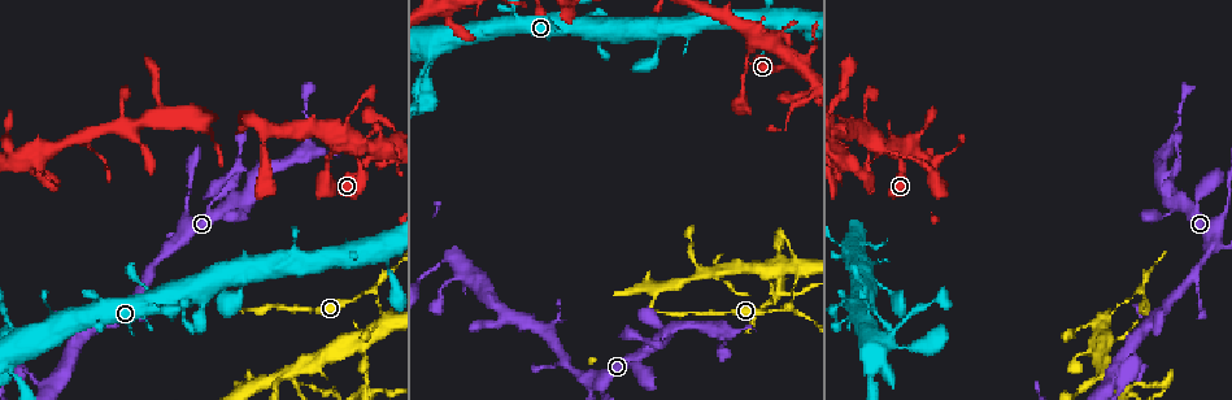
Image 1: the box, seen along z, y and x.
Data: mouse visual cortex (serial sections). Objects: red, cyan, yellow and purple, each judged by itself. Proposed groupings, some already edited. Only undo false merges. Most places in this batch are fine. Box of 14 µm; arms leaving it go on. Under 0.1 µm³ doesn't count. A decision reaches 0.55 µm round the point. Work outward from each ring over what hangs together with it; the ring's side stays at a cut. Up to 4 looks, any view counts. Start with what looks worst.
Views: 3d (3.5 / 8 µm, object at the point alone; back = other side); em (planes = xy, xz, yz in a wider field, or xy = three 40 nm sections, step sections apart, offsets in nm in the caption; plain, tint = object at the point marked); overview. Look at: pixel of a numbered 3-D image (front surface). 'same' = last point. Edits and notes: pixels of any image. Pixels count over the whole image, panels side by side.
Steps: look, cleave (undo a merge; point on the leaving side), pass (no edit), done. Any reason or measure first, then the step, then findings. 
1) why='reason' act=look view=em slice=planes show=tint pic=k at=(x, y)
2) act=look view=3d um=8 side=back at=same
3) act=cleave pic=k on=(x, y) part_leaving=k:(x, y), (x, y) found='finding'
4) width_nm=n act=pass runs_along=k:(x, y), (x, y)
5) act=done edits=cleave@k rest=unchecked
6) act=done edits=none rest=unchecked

why='three-way junction' act=look view=3d um=8 pic=1 at=(786, 303)

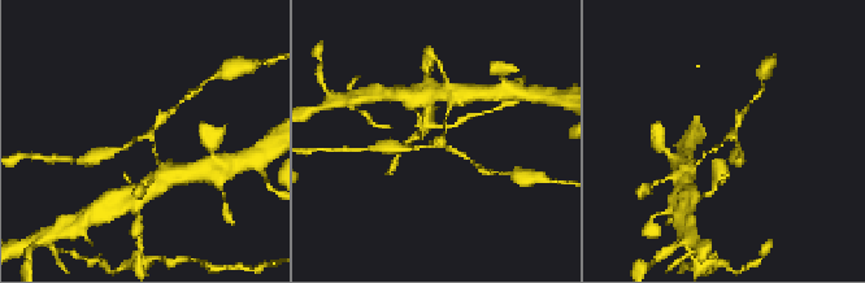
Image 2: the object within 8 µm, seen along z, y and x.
arms=3 arm_widths_nm=100,150,200 act=look view=em slice=xy step=3 show=tint pic=2 at=(729, 138)

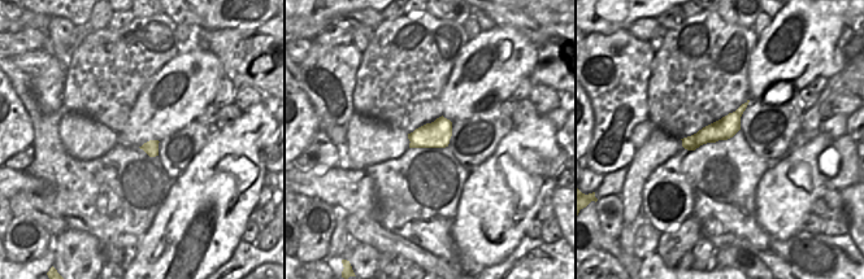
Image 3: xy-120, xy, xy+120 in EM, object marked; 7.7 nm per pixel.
act=cleave pic=2 on=(459, 101) part_leaving=2:(446, 133), (450, 92) found='two cells meet here'

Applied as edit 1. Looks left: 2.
why='redraw' act=look view=overview

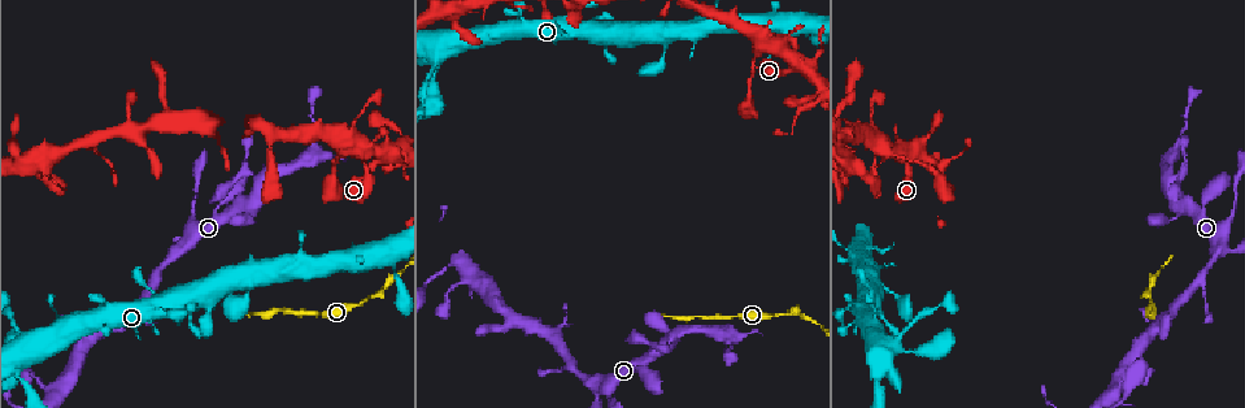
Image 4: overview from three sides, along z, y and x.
why='thick turns thin' act=look view=3d um=3.5 side=back pic=4 at=(751, 67)

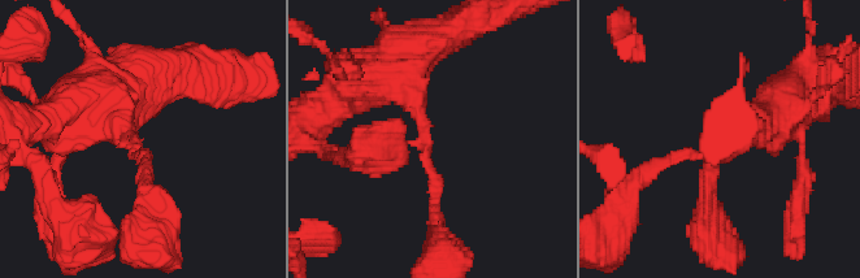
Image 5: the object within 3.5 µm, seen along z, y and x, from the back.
act=pass found='all the same cell'

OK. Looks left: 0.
act=done edits=cleave@2 rest=unchecked

